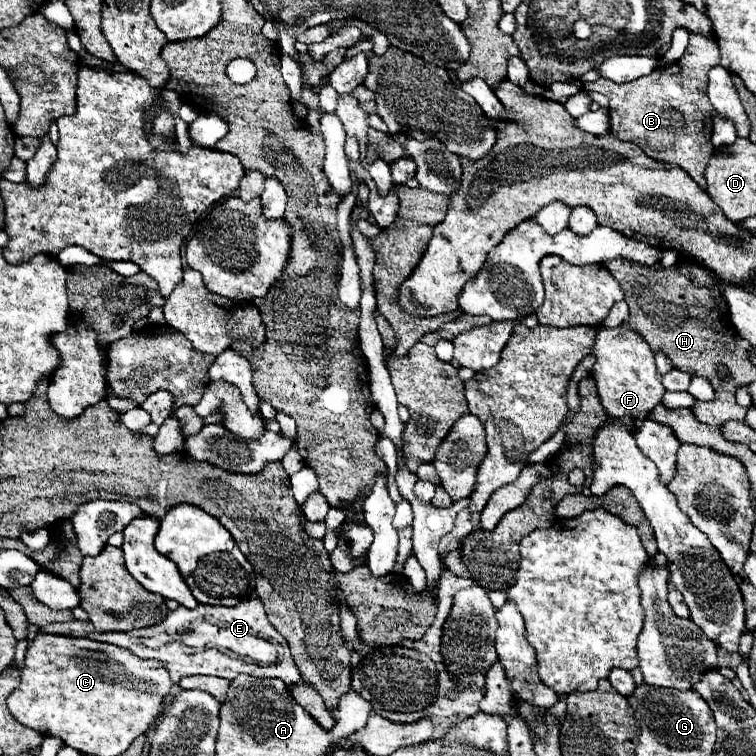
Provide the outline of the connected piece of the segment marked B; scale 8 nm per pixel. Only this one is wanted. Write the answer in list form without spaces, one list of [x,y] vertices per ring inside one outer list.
[[[689,35],[689,47],[685,55],[669,65],[657,67],[651,75],[635,79],[631,83],[611,83],[609,79],[597,79],[583,83],[583,89],[603,93],[609,99],[611,133],[623,141],[637,143],[647,155],[663,163],[679,165],[685,169],[699,187],[705,189],[705,165],[711,159],[713,143],[713,107],[707,99],[707,73],[719,65],[719,47],[715,47],[713,35]]]

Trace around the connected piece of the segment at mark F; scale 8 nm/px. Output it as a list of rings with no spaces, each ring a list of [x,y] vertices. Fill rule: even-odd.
[[[599,327],[593,355],[597,357],[597,361],[591,369],[591,377],[597,383],[601,403],[613,423],[603,425],[595,435],[595,475],[589,489],[593,495],[603,495],[615,485],[625,485],[633,491],[655,529],[659,551],[669,559],[671,581],[683,593],[685,603],[691,611],[691,619],[719,647],[727,651],[737,651],[739,637],[745,631],[745,607],[737,581],[733,579],[729,567],[721,559],[719,551],[711,545],[707,535],[703,535],[695,525],[691,525],[689,517],[679,511],[675,495],[671,495],[671,491],[659,481],[655,463],[647,459],[635,443],[635,431],[665,393],[665,387],[657,375],[655,353],[649,349],[647,341],[635,331],[627,331],[623,327]]]

